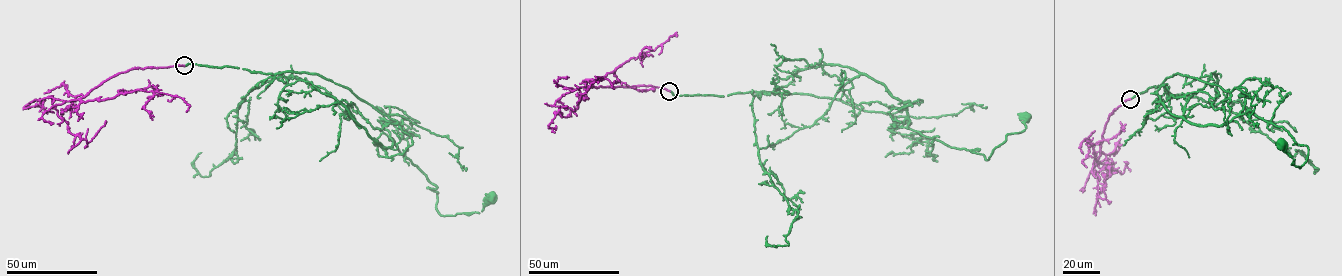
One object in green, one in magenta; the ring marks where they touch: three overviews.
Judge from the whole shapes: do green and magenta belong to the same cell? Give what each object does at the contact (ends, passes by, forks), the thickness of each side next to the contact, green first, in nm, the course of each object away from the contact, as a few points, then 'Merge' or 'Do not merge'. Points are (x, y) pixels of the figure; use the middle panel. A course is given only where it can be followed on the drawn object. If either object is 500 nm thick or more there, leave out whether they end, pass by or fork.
At the ring green ends. At the ring magenta ends. Thickness 380 nm (green) against 400 nm. Course of green: (670, 91), (836, 99), (910, 123), (891, 131), (907, 119), (909, 128), (987, 160), (1024, 130), (1025, 117). Course of magenta: (669, 91), (651, 85), (585, 87), (587, 82), (612, 73), (632, 58), (653, 51), (675, 34), (677, 36). Merge

